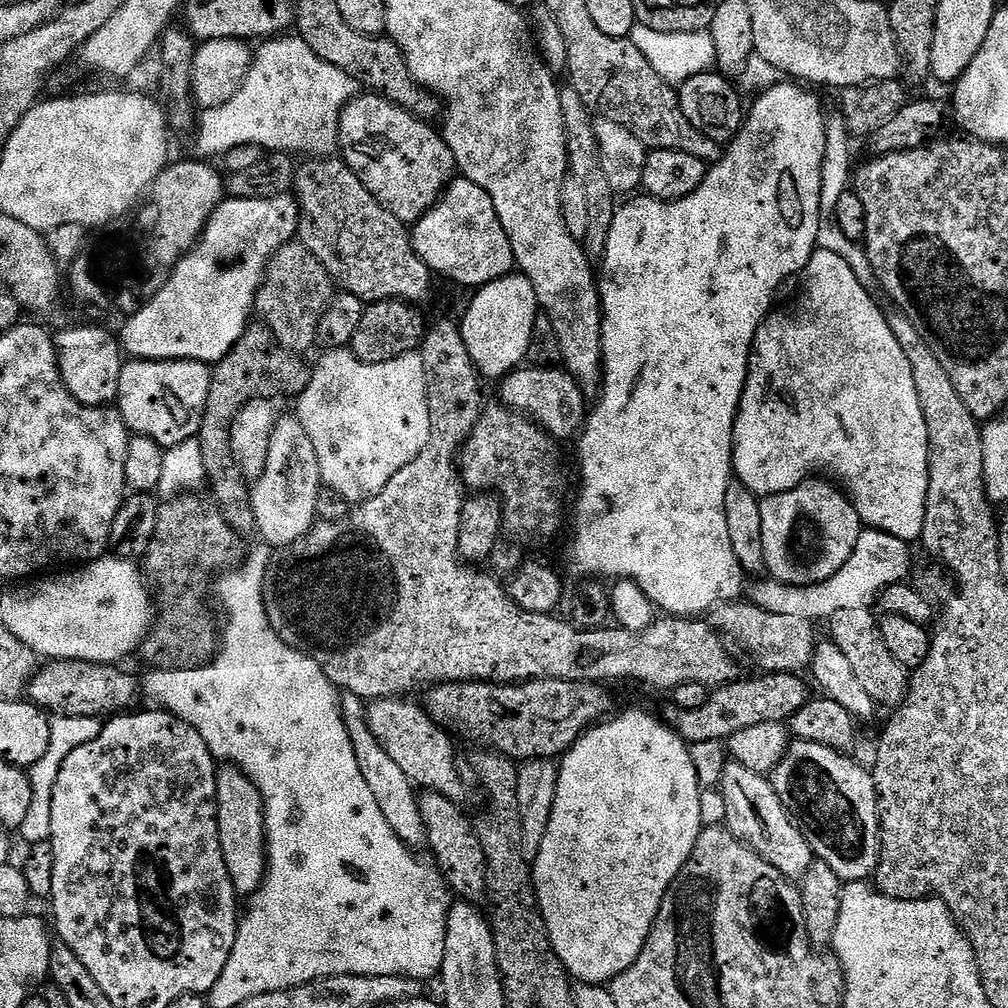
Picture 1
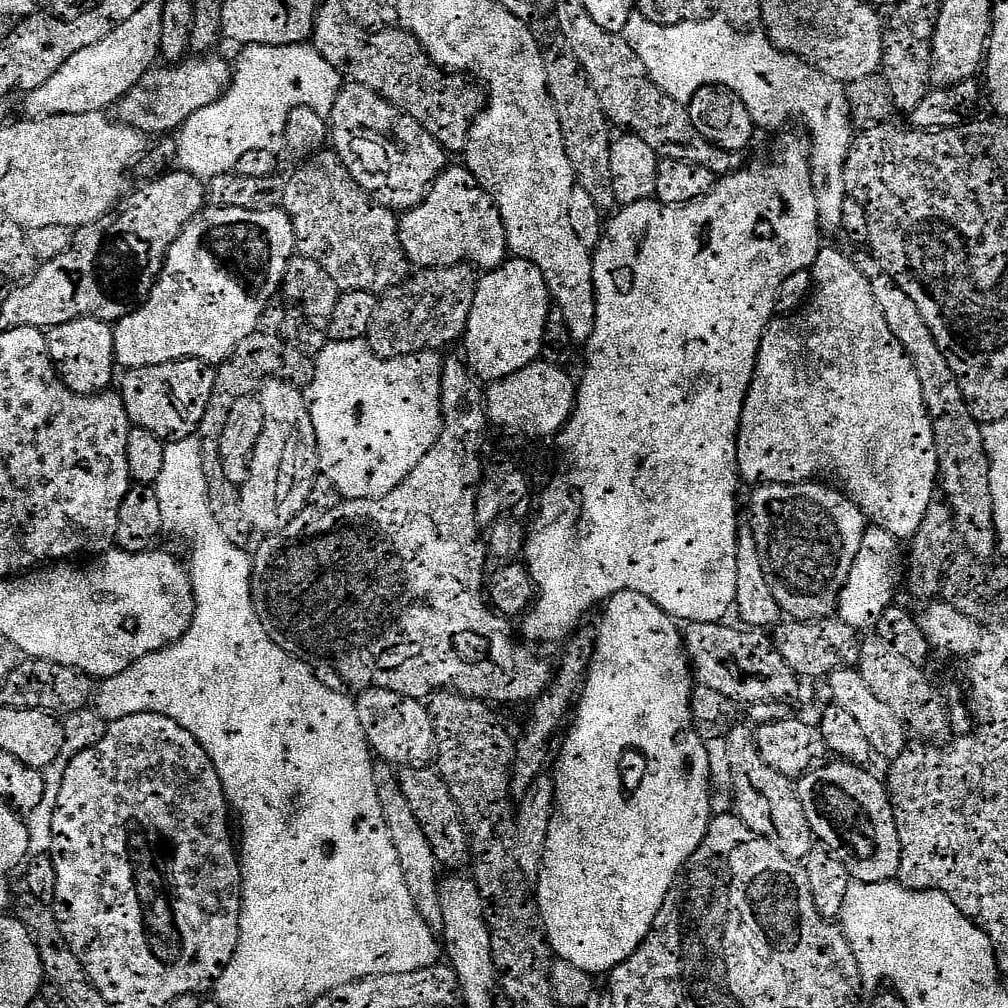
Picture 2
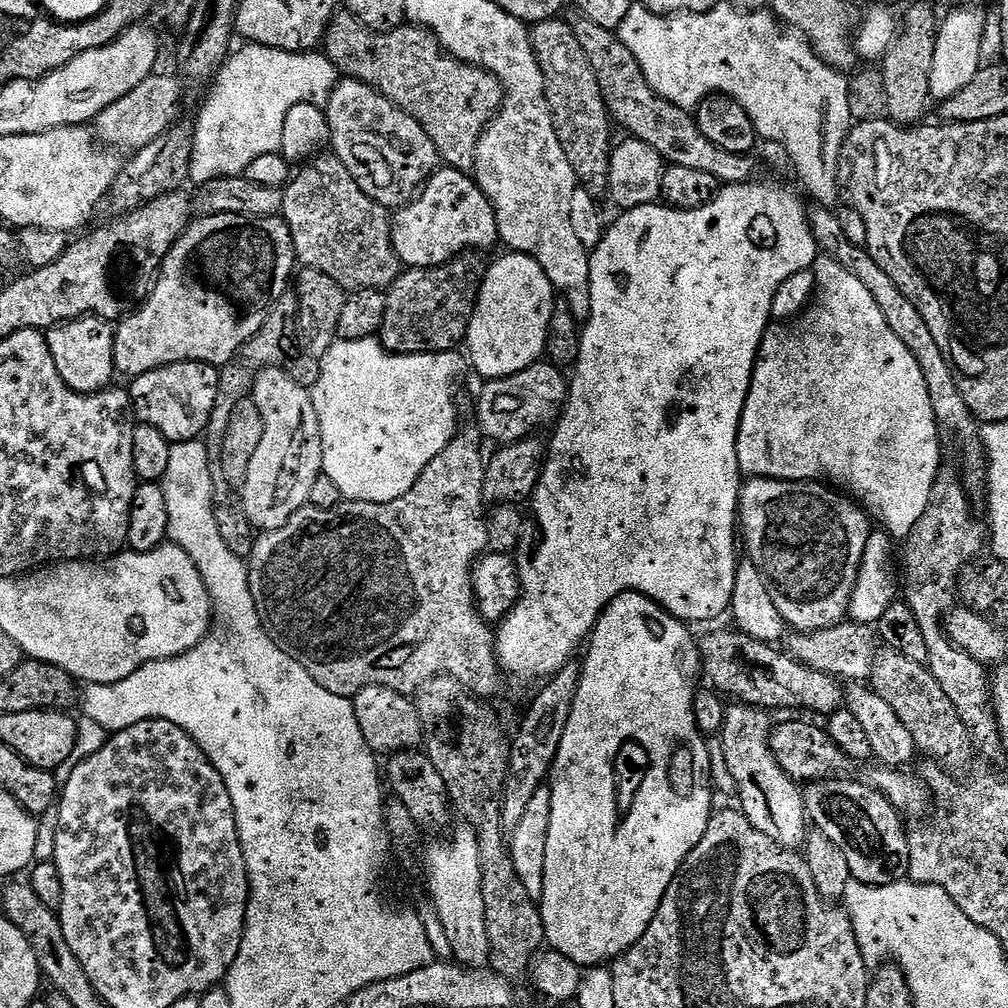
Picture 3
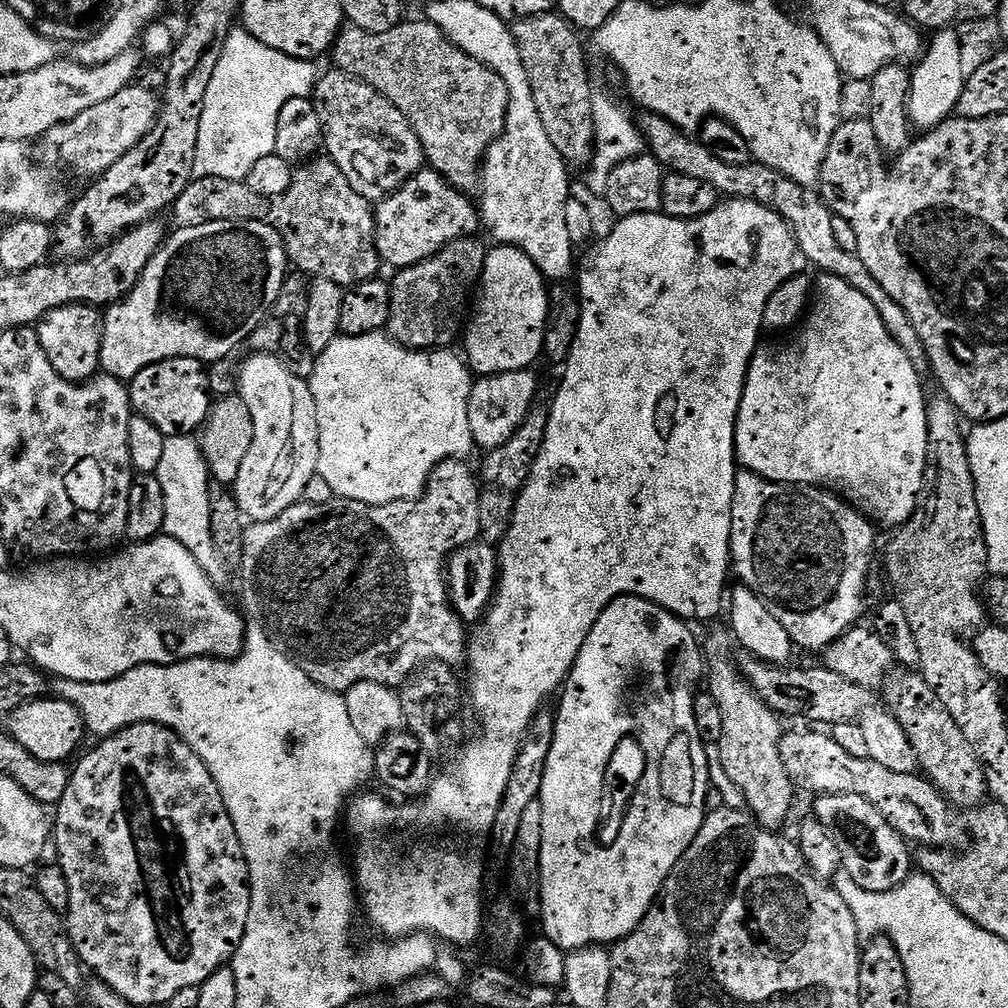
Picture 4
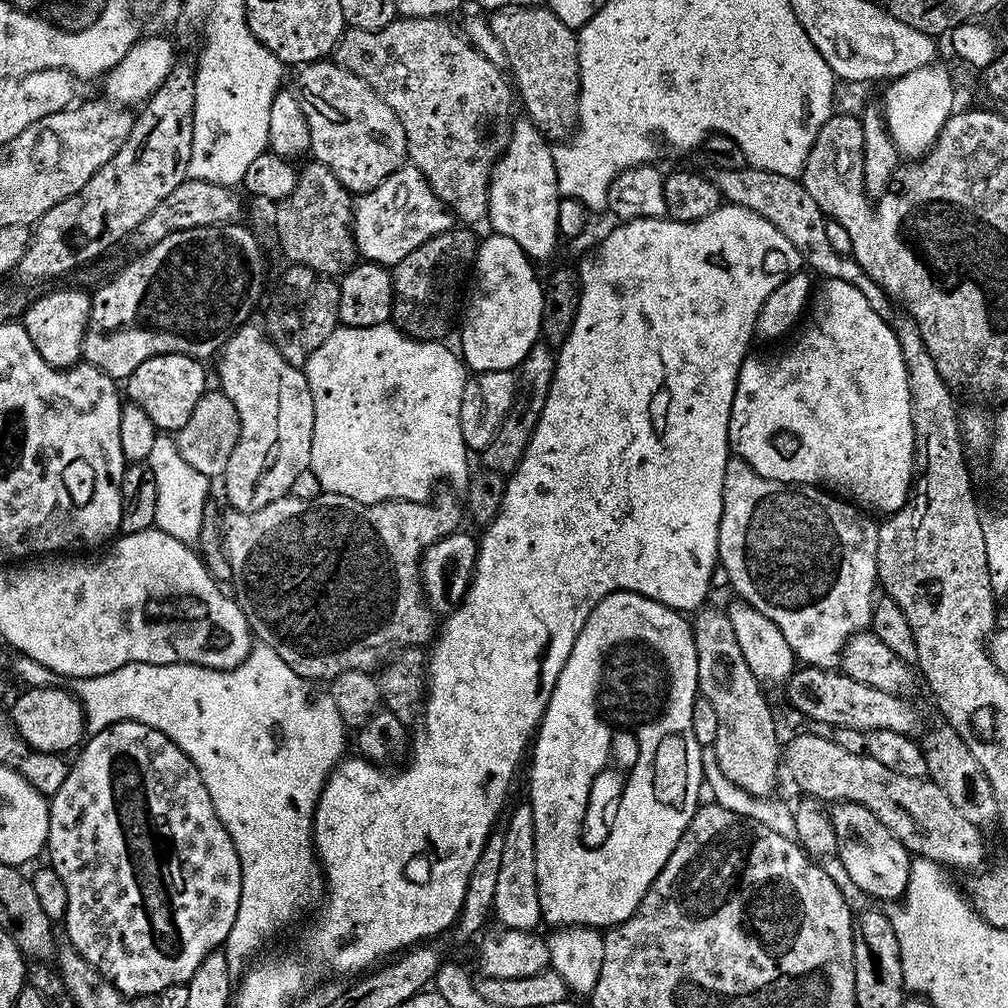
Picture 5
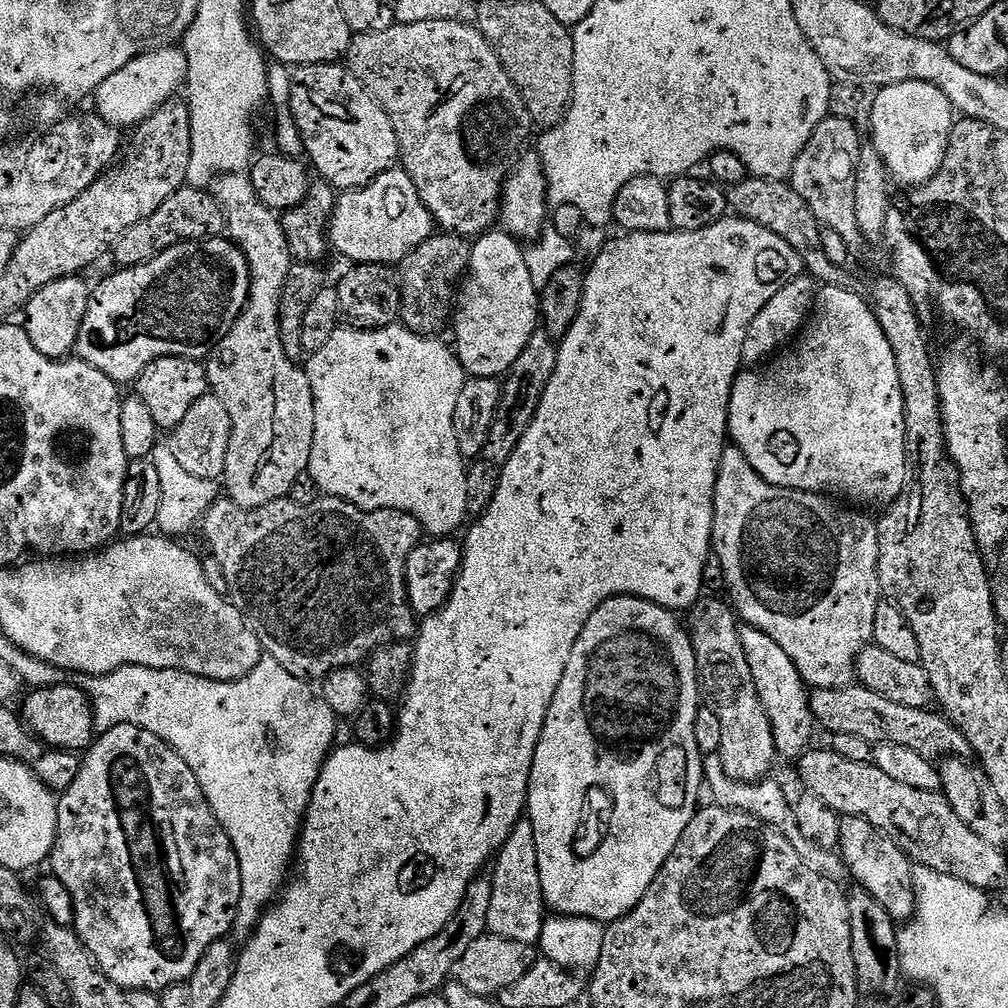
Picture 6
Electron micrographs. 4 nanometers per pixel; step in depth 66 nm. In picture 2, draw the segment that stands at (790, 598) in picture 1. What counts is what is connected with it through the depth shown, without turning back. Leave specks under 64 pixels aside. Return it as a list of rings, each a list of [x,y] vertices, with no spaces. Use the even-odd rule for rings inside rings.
[[[869,525],[863,534],[858,555],[851,566],[847,582],[837,597],[836,616],[858,632],[873,629],[882,614],[893,605],[894,594],[906,576],[906,556],[901,541],[881,527]]]

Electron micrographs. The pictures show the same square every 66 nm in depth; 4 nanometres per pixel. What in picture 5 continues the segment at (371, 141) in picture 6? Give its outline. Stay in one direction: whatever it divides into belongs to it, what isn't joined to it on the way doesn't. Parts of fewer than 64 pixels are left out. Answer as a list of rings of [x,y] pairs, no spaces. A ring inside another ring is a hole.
[[[335,62],[309,64],[300,76],[312,152],[353,194],[373,192],[409,163],[408,134],[398,114],[353,72]]]

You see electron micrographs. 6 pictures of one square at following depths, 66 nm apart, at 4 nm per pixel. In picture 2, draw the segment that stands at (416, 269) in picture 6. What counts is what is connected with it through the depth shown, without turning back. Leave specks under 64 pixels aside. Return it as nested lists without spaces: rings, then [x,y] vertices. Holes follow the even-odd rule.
[[[462,263],[449,268],[425,268],[398,286],[387,288],[379,293],[376,301],[374,318],[370,321],[370,330],[366,337],[368,347],[378,358],[400,360],[403,356],[417,356],[420,352],[439,353],[440,348],[447,344],[452,344],[455,340],[456,343],[463,341],[464,332],[468,329],[470,306],[474,306],[477,279],[477,269]]]

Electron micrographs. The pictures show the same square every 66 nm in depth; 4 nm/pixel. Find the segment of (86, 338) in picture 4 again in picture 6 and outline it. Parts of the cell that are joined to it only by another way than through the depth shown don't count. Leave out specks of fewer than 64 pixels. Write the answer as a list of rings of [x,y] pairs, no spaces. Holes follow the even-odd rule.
[[[77,274],[58,282],[50,282],[50,286],[42,286],[42,290],[38,290],[34,298],[30,298],[22,313],[23,319],[28,319],[26,327],[30,342],[34,342],[34,346],[52,360],[63,360],[73,355],[82,322],[86,318],[88,300],[92,297],[92,288],[84,278]]]

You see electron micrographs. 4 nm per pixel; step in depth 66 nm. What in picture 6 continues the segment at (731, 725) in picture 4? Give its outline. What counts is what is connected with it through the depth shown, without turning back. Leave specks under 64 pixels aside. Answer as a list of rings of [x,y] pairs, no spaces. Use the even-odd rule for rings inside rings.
[[[708,600],[696,604],[687,613],[687,627],[692,637],[692,648],[696,651],[698,675],[703,691],[716,703],[716,712],[720,715],[720,724],[724,733],[720,736],[718,755],[724,772],[732,781],[743,784],[759,784],[764,775],[778,760],[775,734],[771,719],[764,704],[756,692],[755,680],[747,661],[743,644],[745,637],[736,629],[738,616],[731,607],[720,600]]]

